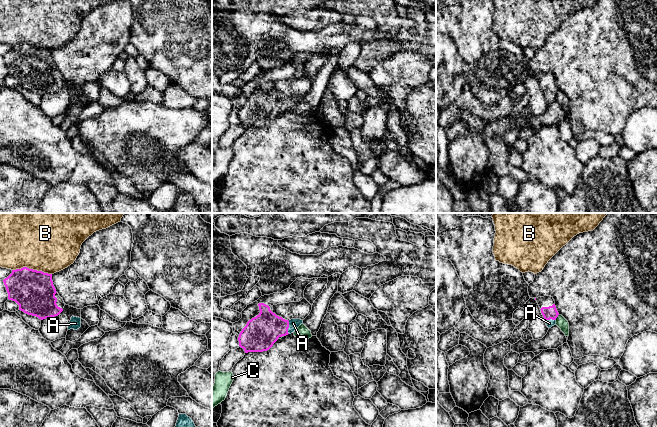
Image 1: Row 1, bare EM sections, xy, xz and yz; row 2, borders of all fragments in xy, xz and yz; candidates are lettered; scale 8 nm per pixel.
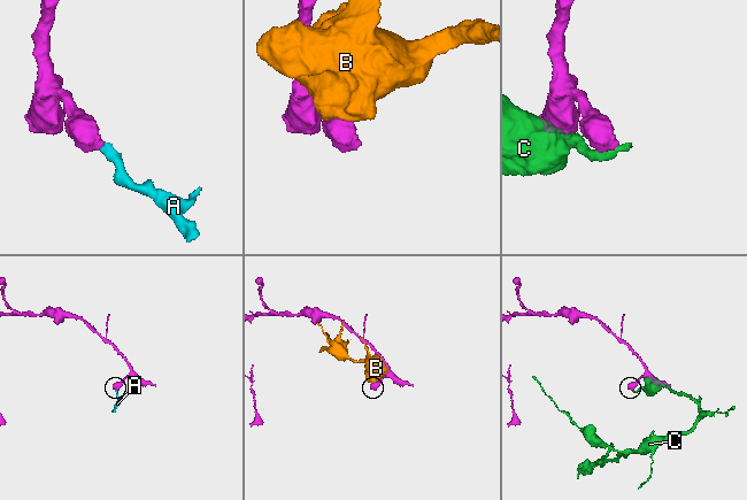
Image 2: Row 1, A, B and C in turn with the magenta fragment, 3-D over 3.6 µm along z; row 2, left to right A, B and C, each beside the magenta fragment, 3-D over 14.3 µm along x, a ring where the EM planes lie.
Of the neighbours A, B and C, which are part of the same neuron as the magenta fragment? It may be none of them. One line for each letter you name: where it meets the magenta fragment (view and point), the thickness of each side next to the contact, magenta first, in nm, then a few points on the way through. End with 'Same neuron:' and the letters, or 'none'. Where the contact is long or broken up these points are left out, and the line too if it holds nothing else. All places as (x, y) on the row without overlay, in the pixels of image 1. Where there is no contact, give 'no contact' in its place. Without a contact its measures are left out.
A: xz (288, 103) | 280/80 nm | across xz (260, 109), (267, 103), (288, 103), (293, 99)
Same neuron: A

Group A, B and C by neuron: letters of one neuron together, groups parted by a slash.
A / B / C

